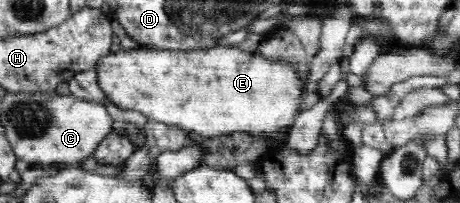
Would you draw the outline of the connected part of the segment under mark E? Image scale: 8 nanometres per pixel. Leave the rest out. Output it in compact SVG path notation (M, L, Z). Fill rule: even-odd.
M140 47L132 50L121 49L117 52L111 52L106 57L100 59L98 67L94 70L96 72L97 84L101 87L102 92L104 92L104 96L116 107L122 110L138 111L142 115L145 115L146 118L150 118L150 120L174 127L184 133L194 132L204 139L216 138L228 134L246 134L250 138L259 141L260 135L264 133L266 137L268 135L276 135L276 143L280 143L282 139L287 139L286 141L288 141L289 136L286 127L294 123L294 117L300 111L300 103L302 103L302 97L300 97L302 95L302 85L304 85L302 83L302 77L296 77L296 73L288 65L284 65L284 63L268 63L258 53L246 53L246 51L240 51L236 47L230 47L230 49L228 47L214 47L214 49L208 49L208 51L204 51L204 48L191 48L186 51L170 51L169 48L152 50L150 48L144 49Z

